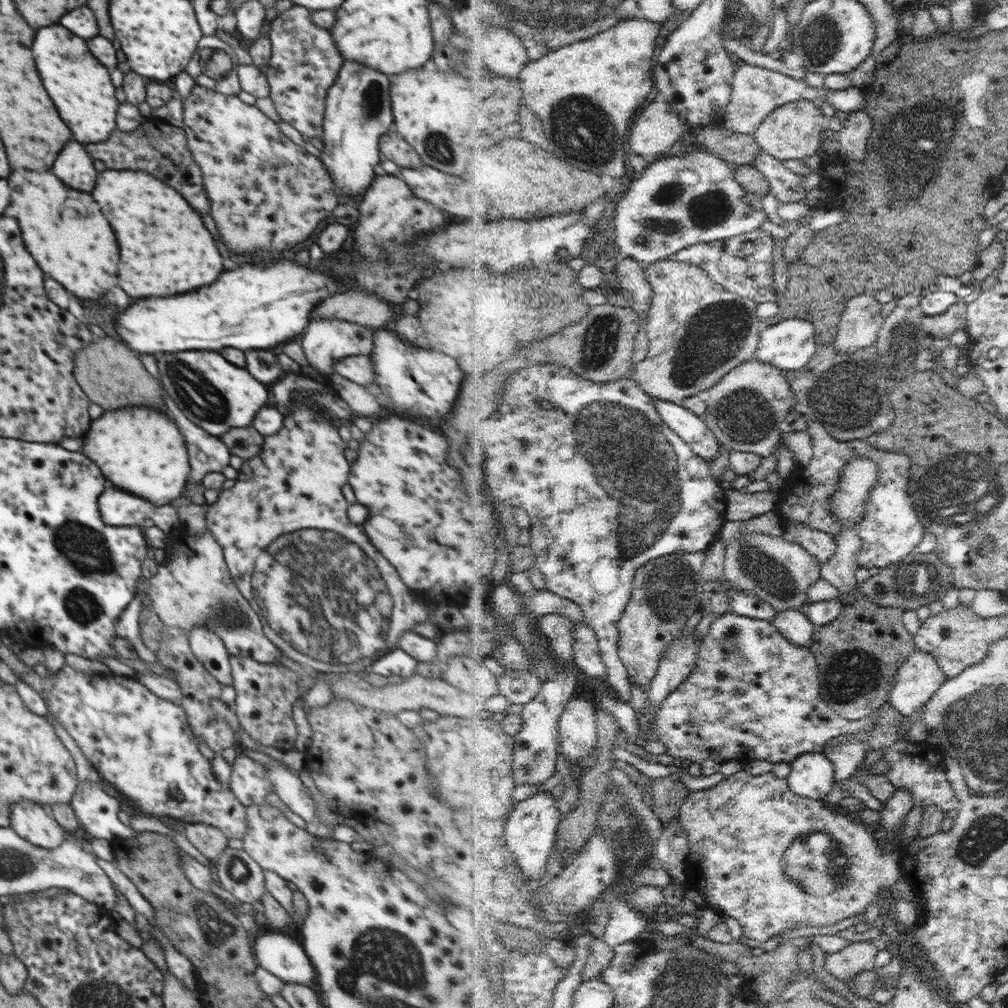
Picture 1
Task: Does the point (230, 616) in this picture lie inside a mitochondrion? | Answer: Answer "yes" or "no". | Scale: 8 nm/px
yes

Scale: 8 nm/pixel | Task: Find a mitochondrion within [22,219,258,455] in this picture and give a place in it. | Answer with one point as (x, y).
(190, 386)

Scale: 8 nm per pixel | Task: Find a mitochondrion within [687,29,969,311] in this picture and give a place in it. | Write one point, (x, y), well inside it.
(903, 158)

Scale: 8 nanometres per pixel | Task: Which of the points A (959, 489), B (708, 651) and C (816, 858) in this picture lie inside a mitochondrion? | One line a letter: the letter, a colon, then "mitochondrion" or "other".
A: mitochondrion
B: other
C: mitochondrion

